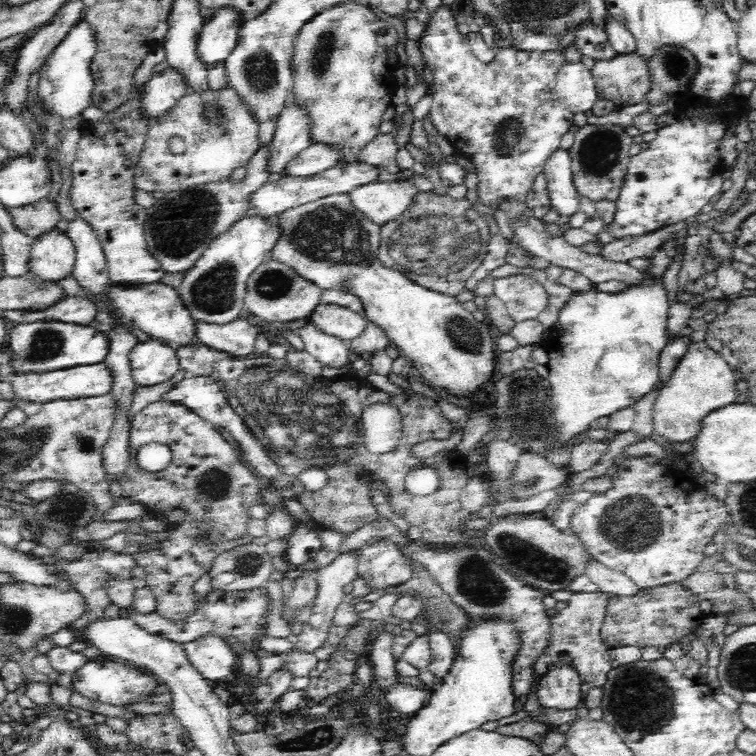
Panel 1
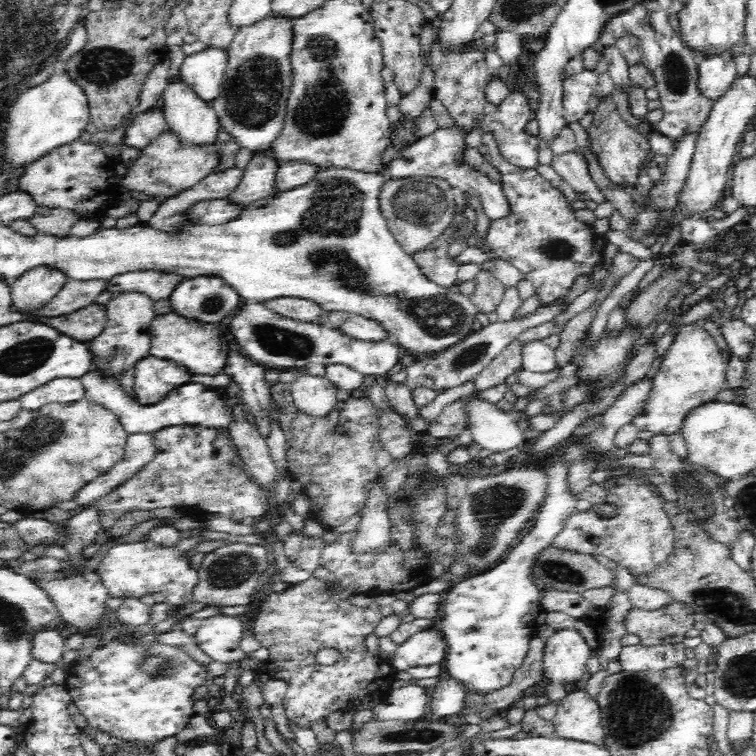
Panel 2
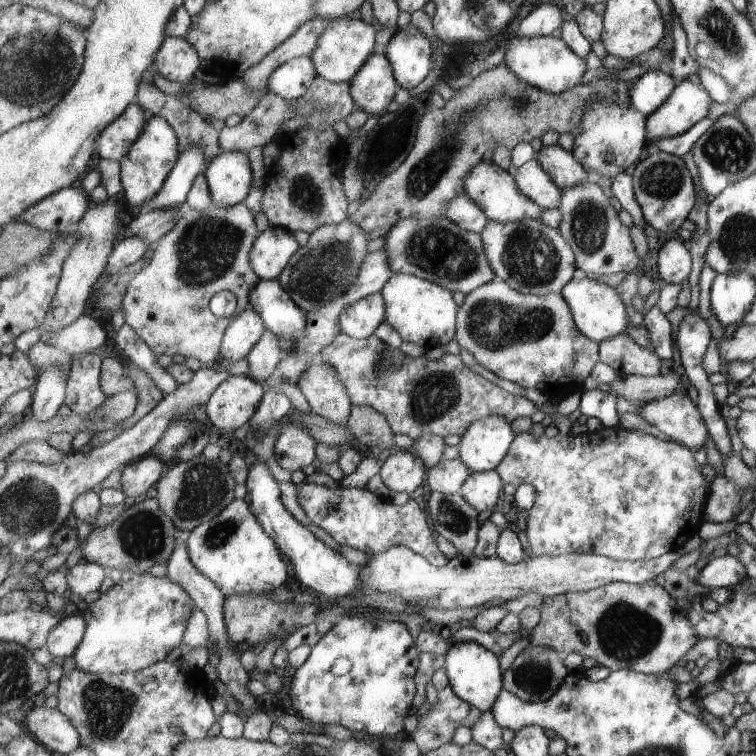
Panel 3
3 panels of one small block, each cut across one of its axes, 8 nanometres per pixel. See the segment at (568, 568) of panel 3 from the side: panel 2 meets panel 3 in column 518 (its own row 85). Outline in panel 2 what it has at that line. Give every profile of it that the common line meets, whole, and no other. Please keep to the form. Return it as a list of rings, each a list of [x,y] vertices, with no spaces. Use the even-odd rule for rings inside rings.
[[[586,69],[578,74],[568,75],[563,79],[564,103],[563,118],[565,122],[579,122],[588,114],[590,96],[598,86],[596,71]]]

